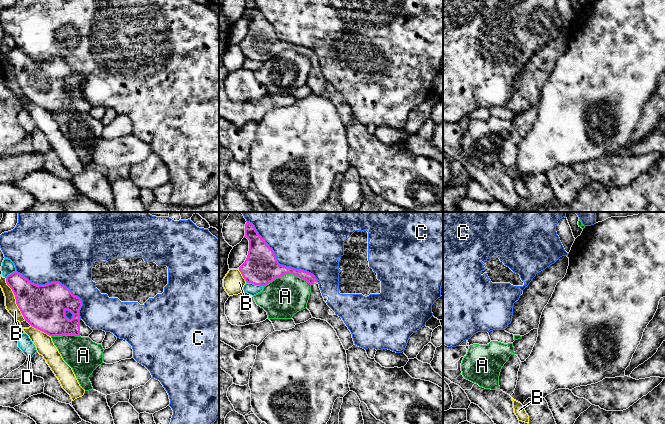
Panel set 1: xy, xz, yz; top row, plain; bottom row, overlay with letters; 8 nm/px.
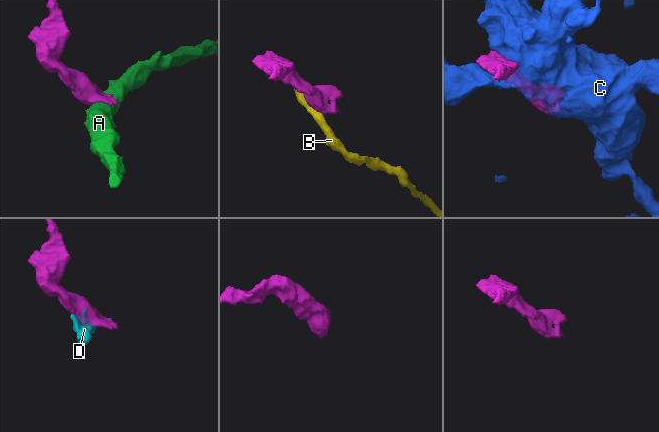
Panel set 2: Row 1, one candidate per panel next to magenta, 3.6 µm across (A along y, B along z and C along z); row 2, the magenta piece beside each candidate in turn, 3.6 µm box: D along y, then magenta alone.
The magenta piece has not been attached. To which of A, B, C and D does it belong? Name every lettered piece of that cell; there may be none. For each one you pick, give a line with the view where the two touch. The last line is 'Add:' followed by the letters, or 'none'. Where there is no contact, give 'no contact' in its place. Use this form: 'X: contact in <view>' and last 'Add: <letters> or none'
Add: none

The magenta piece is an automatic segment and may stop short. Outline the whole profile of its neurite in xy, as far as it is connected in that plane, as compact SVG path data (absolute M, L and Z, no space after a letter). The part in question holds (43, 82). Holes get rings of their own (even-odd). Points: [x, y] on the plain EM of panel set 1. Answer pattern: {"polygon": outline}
{"polygon": "M17 47L6 53L25 97L49 112L89 113L93 106L79 92L82 77L60 58L37 61Z"}

